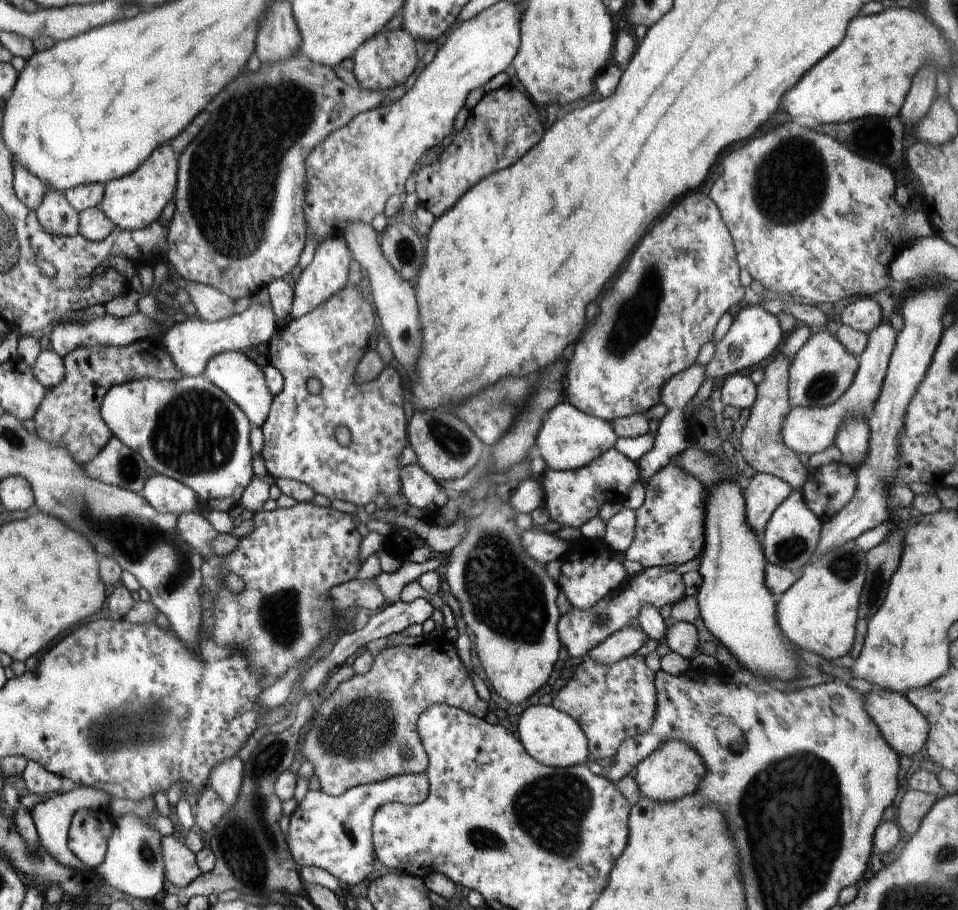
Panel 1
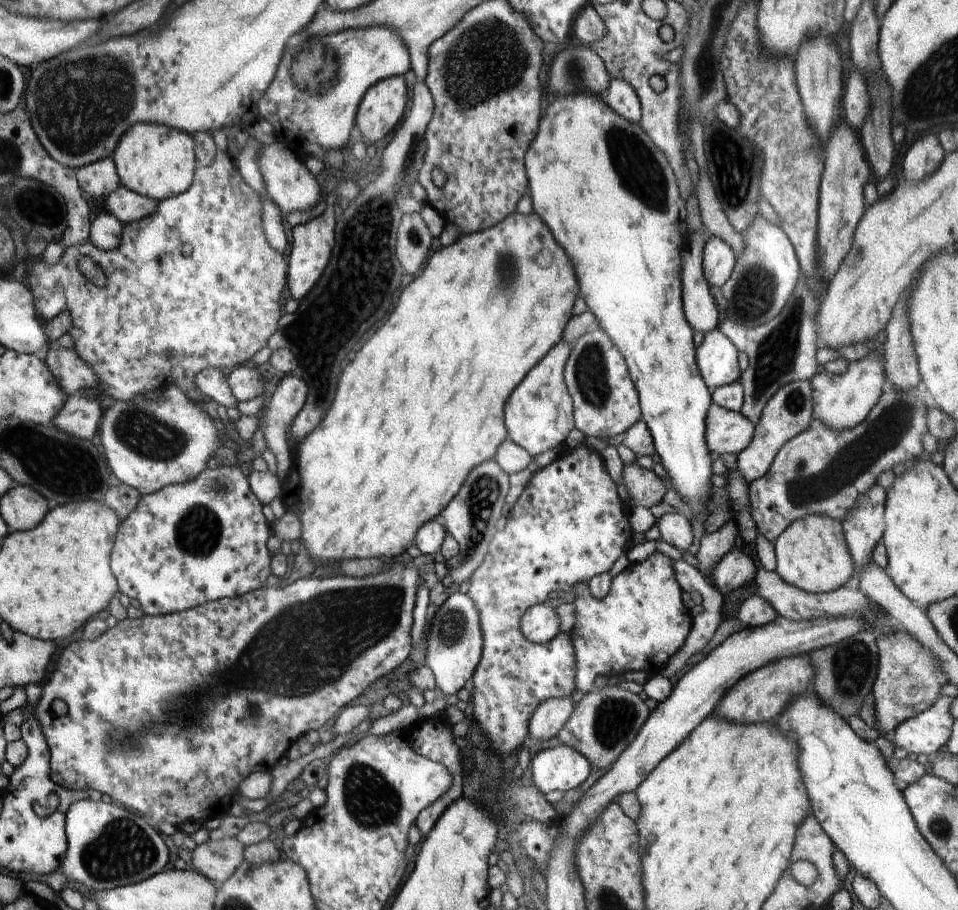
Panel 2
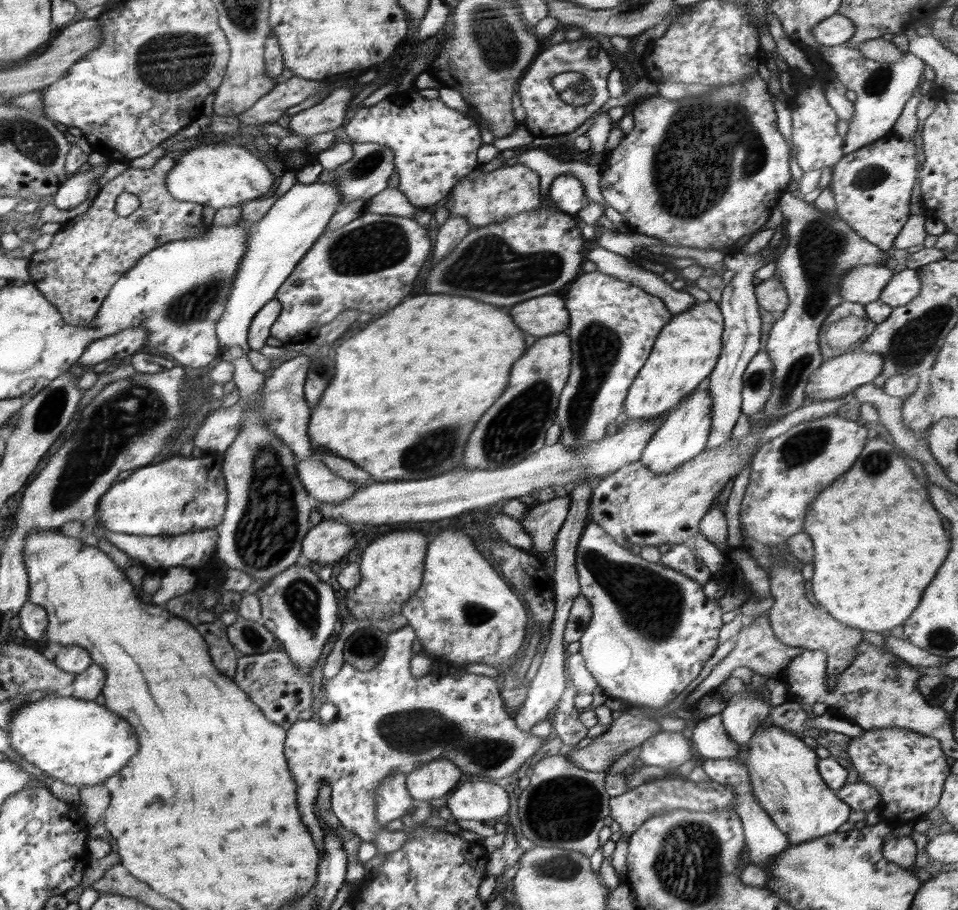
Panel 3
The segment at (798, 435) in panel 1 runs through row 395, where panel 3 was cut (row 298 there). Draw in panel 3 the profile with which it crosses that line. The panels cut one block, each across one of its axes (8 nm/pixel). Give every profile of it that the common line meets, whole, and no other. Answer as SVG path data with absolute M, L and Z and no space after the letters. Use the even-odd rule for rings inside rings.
M864 264L864 266L856 266L844 274L838 293L844 301L868 304L868 302L879 299L892 275L892 270L885 265Z

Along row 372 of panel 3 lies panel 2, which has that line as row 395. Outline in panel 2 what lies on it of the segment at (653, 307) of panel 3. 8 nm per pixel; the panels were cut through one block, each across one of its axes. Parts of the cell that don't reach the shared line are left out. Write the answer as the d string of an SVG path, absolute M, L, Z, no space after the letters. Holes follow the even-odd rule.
M592 322L574 344L566 361L564 380L573 402L575 427L586 437L608 439L618 436L642 418L638 391L630 378L626 361L596 322Z

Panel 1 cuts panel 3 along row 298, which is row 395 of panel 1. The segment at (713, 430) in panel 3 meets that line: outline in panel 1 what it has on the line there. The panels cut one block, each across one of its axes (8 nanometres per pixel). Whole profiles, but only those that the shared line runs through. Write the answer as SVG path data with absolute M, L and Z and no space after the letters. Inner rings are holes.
M746 373L730 375L723 382L721 401L726 405L736 406L740 410L750 408L757 397L757 385L752 382Z

